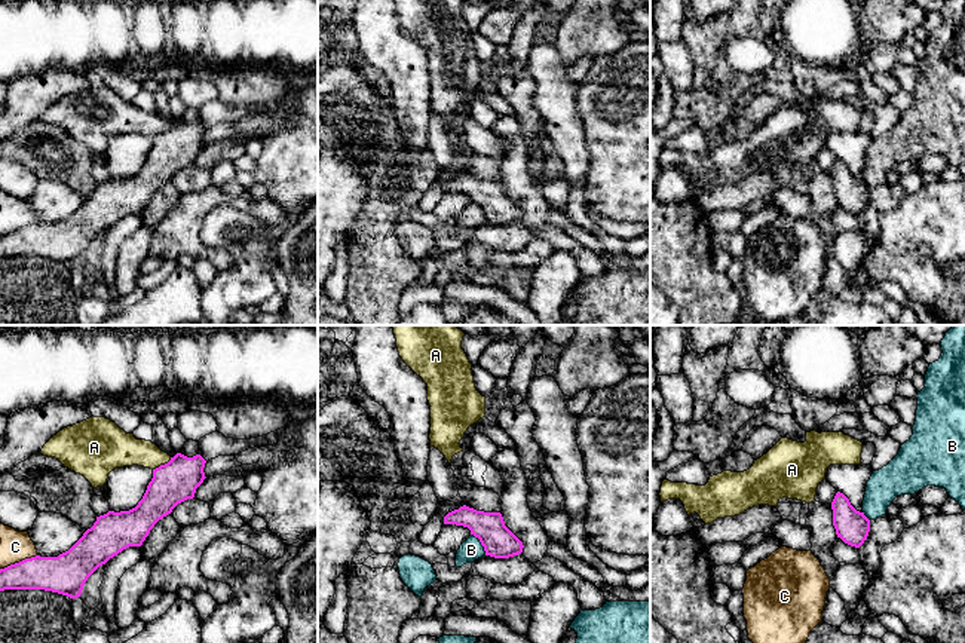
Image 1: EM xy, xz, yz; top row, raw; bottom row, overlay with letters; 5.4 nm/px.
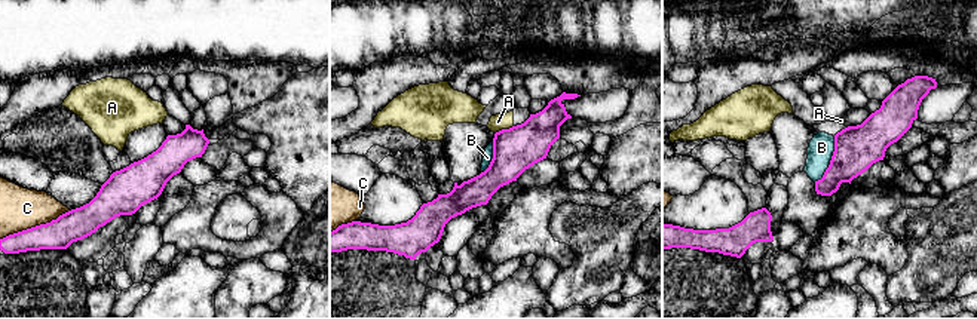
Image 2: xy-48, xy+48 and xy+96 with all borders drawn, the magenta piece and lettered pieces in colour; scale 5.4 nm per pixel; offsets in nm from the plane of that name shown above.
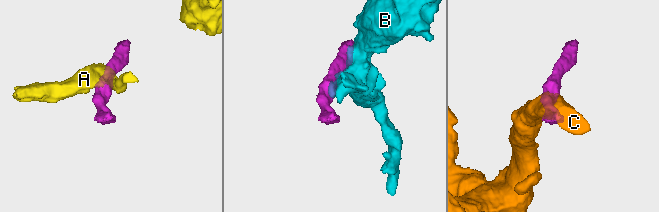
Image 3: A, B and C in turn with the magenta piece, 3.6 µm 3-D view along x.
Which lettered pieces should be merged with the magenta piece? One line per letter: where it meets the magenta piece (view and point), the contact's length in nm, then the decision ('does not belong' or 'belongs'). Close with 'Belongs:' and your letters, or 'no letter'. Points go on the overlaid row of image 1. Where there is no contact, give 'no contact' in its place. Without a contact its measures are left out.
A: xy (162, 465) | 120 nm | does not belong
B: xz (481, 544) | 150 nm | does not belong
C: xy (20, 562) | 220 nm | does not belong
Belongs: no letter

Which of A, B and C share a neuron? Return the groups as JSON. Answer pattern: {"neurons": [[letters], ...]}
{"neurons": [["A"], ["B"], ["C"]]}

